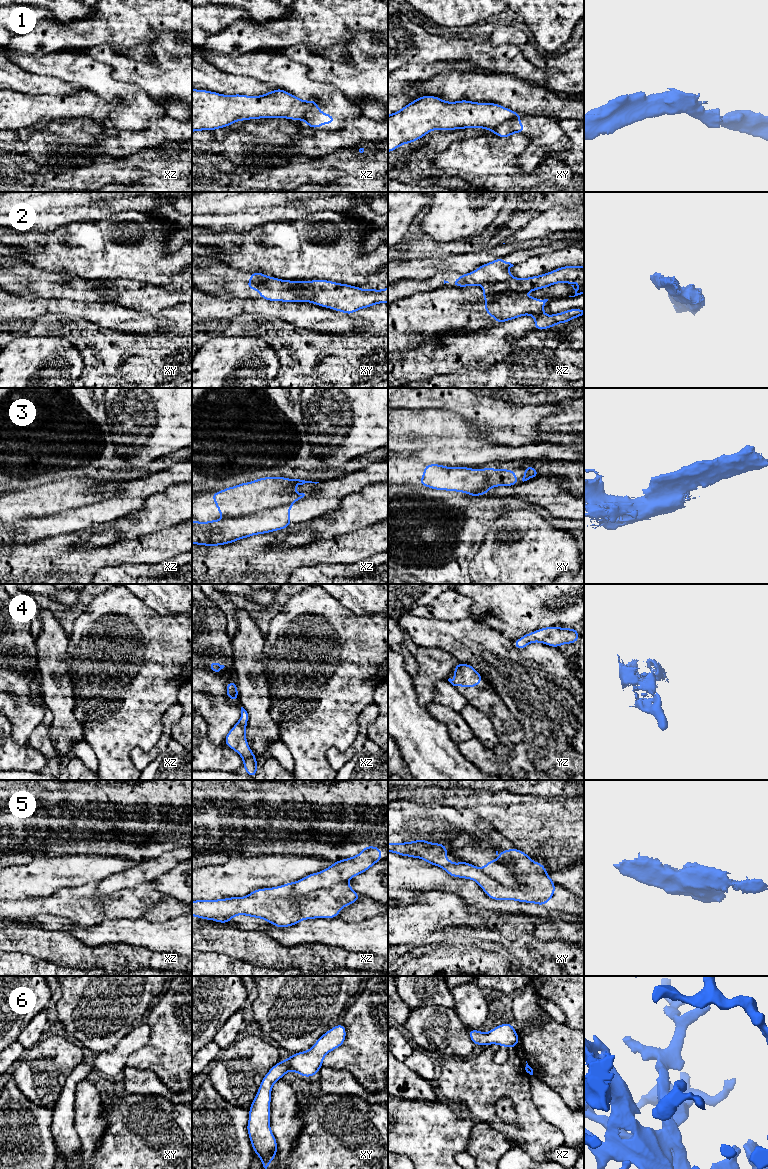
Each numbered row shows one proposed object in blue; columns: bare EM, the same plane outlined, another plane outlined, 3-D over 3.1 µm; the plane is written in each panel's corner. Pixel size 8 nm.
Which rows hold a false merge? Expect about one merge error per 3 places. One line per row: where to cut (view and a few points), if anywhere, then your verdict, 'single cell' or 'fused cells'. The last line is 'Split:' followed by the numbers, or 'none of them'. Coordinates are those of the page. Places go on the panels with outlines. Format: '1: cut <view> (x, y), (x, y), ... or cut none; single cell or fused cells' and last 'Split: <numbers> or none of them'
1: cut xy (520, 115), (500, 123), (493, 131); fused cells
2: cut xz (510, 276), (504, 280), (483, 285); fused cells
3: cut xz (292, 502), (251, 514), (229, 518); fused cells
4: cut none; single cell
5: cut xy (478, 868), (506, 886), (518, 889), (524, 887); fused cells
6: cut none; single cell
Split: 1, 2, 3, 5

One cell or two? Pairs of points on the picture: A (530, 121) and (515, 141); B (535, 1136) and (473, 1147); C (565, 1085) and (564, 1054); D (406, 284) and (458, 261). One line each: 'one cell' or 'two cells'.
A: two cells
B: two cells
C: one cell
D: two cells

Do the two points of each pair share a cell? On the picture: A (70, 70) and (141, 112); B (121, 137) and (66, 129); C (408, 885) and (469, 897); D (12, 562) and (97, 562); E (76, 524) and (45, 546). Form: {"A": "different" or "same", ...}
{"A": "same", "B": "different", "C": "same", "D": "same", "E": "different"}

